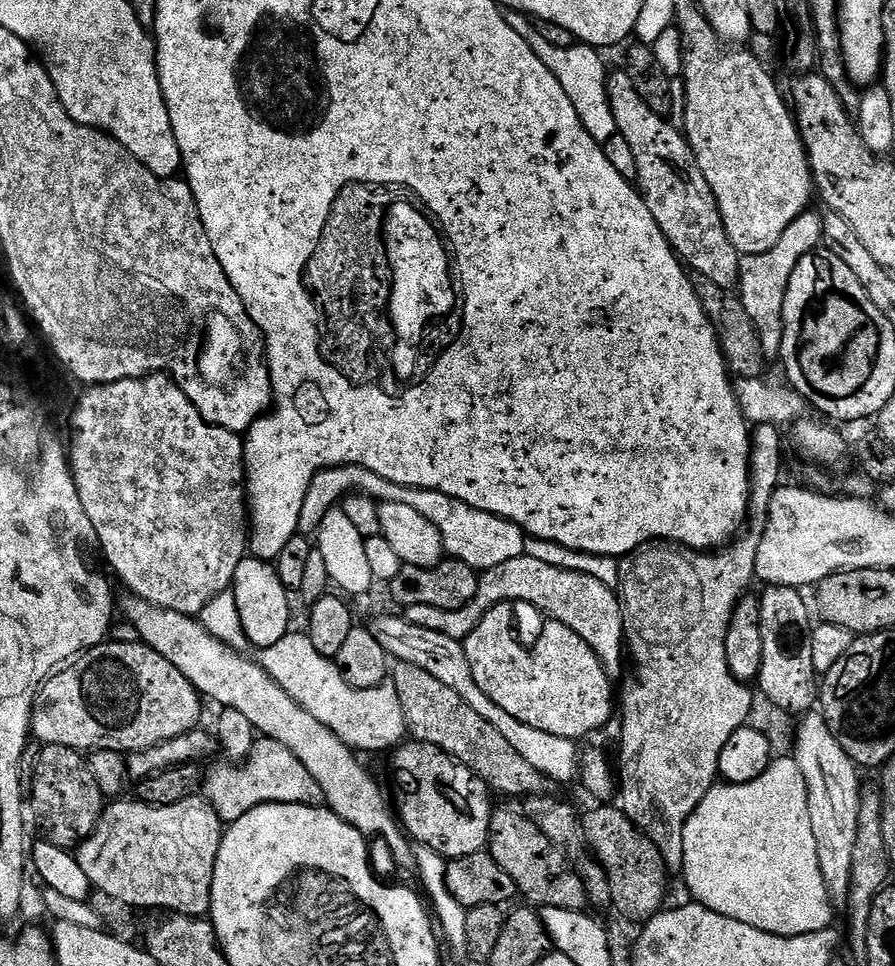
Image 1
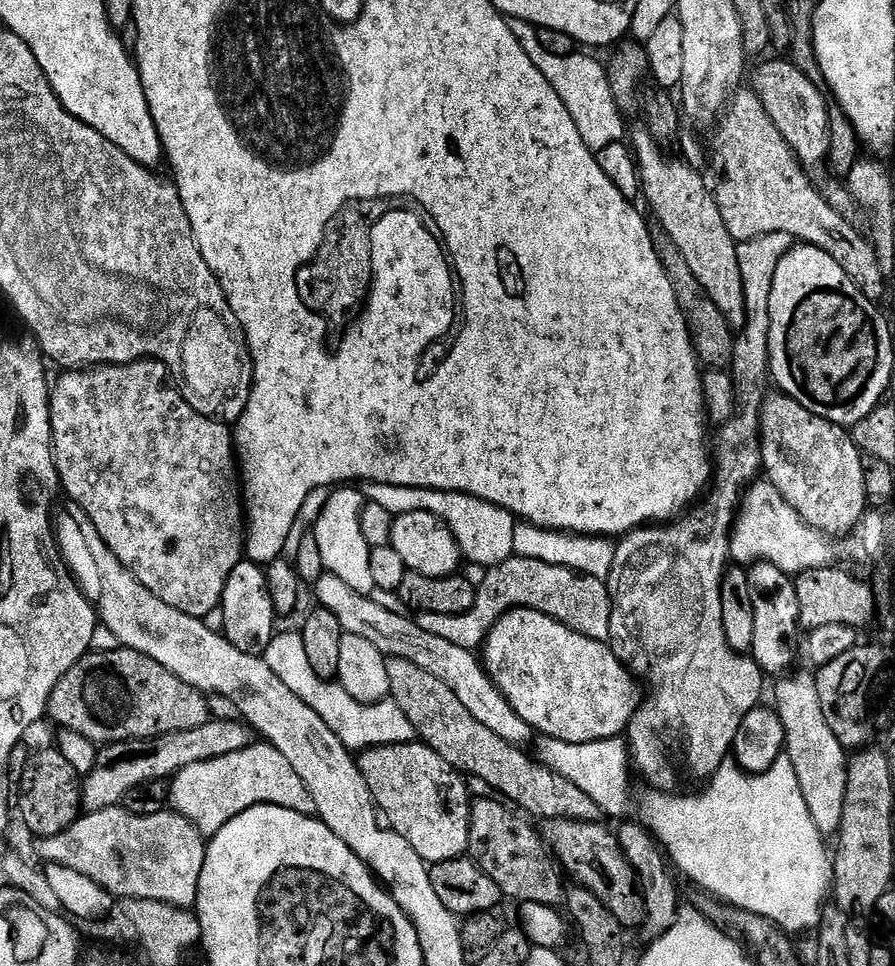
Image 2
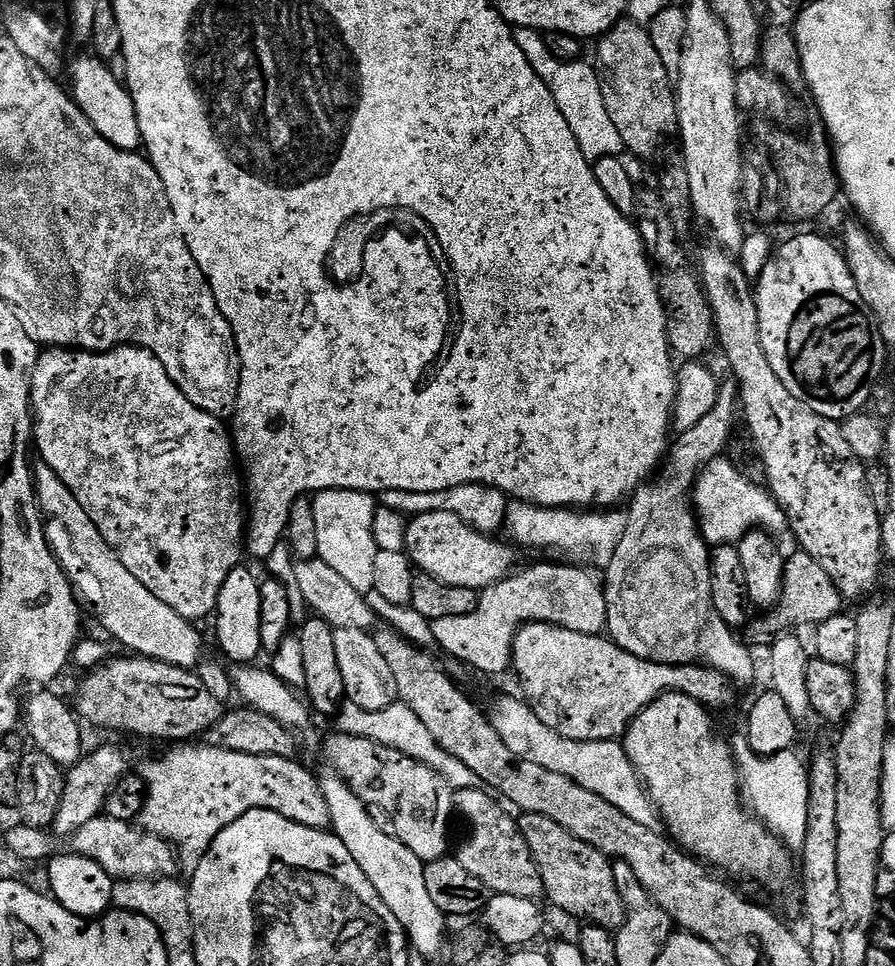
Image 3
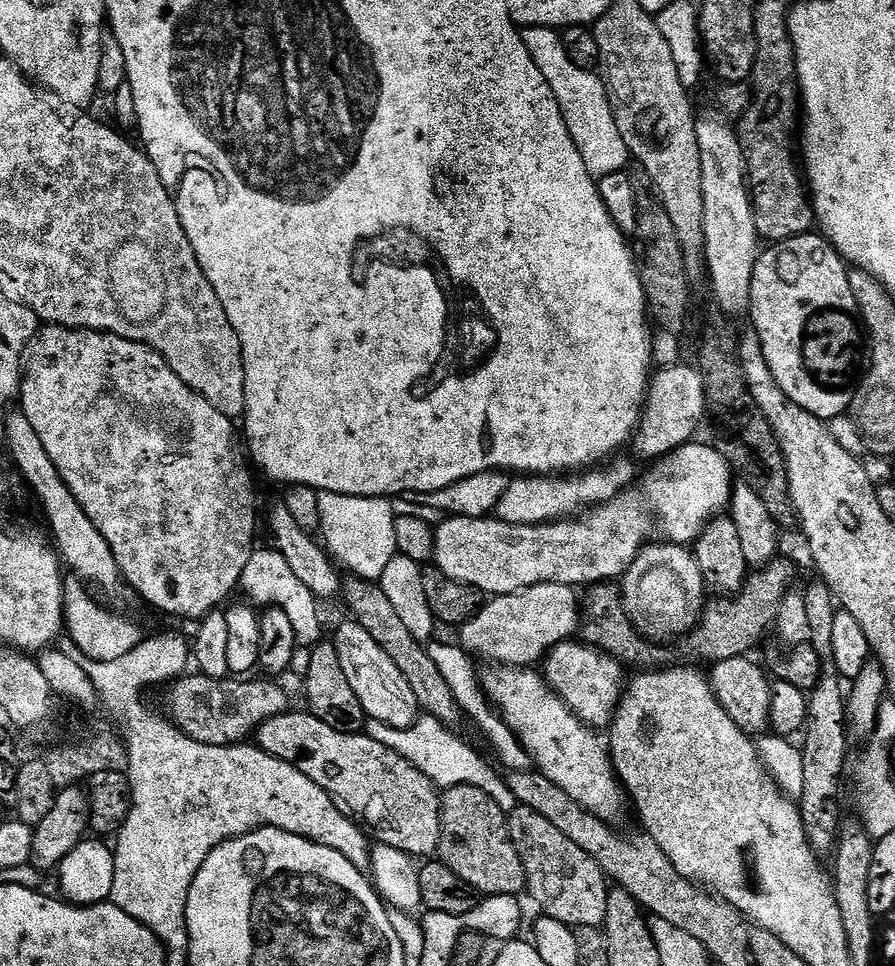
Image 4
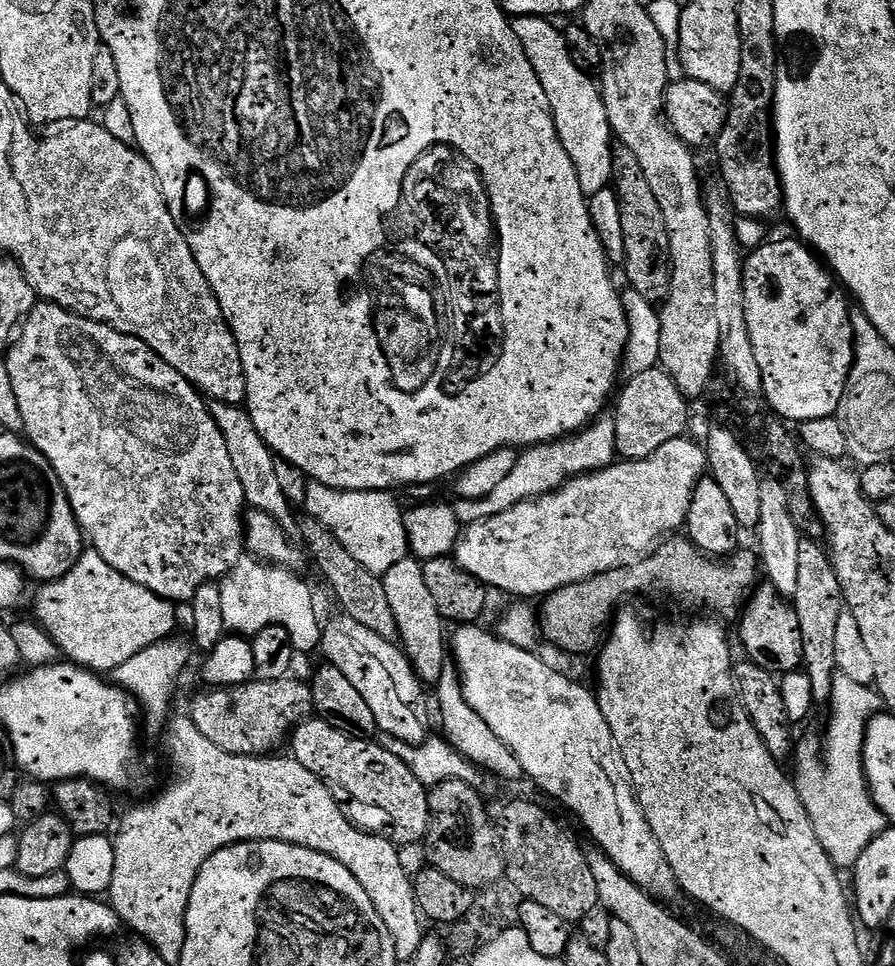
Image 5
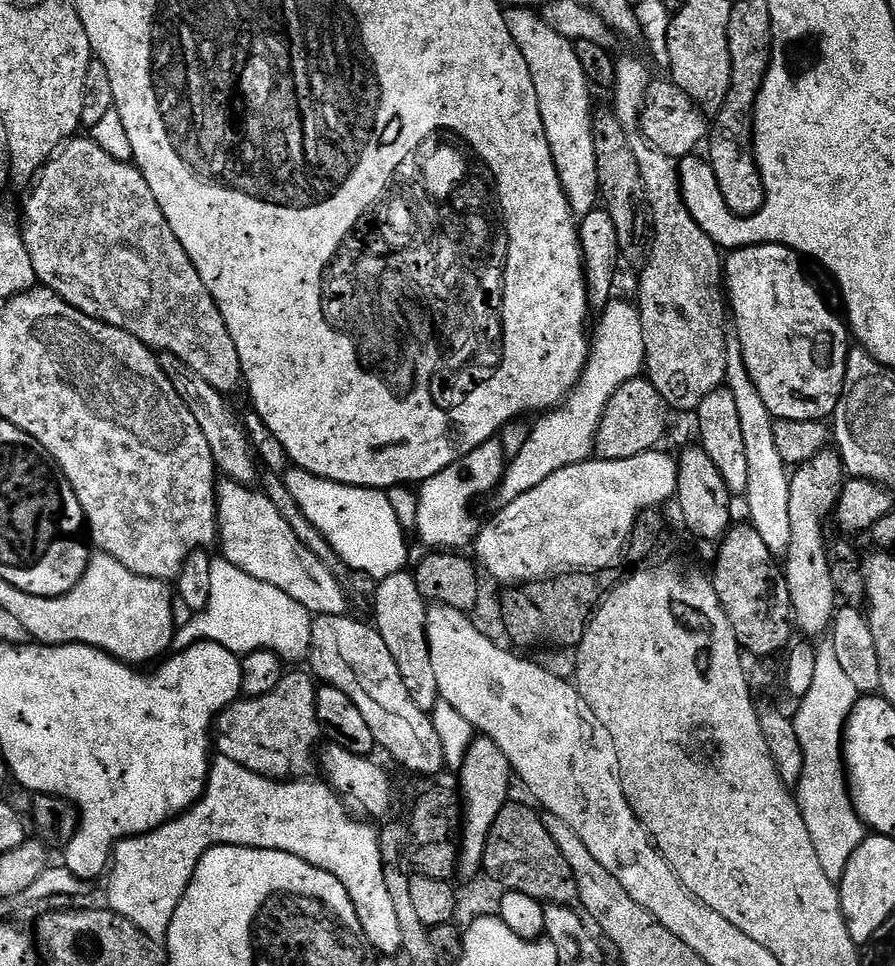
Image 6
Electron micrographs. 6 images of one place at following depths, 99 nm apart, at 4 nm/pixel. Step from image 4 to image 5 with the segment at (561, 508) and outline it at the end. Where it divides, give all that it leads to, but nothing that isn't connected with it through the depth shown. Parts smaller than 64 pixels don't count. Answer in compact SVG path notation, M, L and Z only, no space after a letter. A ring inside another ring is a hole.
M604 414L597 417L587 428L569 437L551 440L549 444L534 444L531 448L525 448L517 455L514 470L510 470L510 475L490 494L486 494L486 498L457 499L454 504L456 516L464 526L486 518L494 518L518 506L523 500L535 500L538 496L555 492L574 476L583 476L585 472L599 472L602 468L608 468L618 456L616 436L615 417Z

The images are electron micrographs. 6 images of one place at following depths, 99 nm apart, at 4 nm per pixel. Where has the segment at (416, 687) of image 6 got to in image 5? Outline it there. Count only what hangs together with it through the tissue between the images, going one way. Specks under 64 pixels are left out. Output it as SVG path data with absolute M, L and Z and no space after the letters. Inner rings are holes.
M406 558L390 566L390 570L383 573L382 579L386 602L390 610L394 610L396 635L402 645L402 651L416 671L416 679L421 685L435 686L442 678L442 670L446 667L450 652L446 647L446 632L444 636L446 621L441 616L438 606L434 606L434 598L424 581L423 563L415 558Z

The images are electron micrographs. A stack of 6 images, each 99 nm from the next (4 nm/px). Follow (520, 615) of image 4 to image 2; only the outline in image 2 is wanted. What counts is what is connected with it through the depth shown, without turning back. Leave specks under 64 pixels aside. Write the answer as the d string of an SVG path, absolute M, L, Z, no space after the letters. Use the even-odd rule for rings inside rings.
M511 556L506 562L498 566L487 569L483 573L484 581L479 581L476 589L476 601L466 614L430 614L421 612L415 617L418 626L422 630L427 630L430 634L435 634L438 638L446 638L446 642L454 642L454 646L462 646L473 650L479 649L484 640L490 634L490 630L511 608L533 608L558 622L562 622L570 630L578 634L586 634L586 638L607 641L610 634L610 614L612 613L612 596L608 592L605 581L584 576L580 572L575 572L562 566L550 566L550 562L538 562L534 558L522 558L521 556Z

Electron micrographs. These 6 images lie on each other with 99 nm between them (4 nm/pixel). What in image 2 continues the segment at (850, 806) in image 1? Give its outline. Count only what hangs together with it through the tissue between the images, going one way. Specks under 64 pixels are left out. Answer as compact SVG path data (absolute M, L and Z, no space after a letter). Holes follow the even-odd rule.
M811 671L799 672L775 681L774 707L786 730L786 754L794 766L794 774L798 774L798 784L802 786L806 806L810 806L810 818L814 818L814 826L818 826L821 836L831 838L839 833L846 810L850 756L838 738L834 738L834 730L830 730L830 725L826 723L826 714L822 714L822 701L818 699L815 675Z

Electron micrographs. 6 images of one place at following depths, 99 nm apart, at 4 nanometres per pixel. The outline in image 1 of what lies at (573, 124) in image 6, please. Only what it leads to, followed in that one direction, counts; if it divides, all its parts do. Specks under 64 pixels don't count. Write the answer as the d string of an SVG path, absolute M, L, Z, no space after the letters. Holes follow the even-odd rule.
M508 10L504 12L504 17L514 30L518 30L518 34L522 34L522 38L526 38L534 54L538 54L538 58L546 62L550 74L554 74L554 78L562 82L562 90L566 90L566 98L574 102L574 110L578 110L578 118L582 118L582 126L586 134L590 134L590 138L597 140L601 146L610 137L617 135L614 110L610 110L610 98L608 97L610 72L609 69L604 69L604 60L600 57L603 55L591 44L574 42L569 48L550 46L550 42L546 42L546 38L538 34L535 23L523 12Z

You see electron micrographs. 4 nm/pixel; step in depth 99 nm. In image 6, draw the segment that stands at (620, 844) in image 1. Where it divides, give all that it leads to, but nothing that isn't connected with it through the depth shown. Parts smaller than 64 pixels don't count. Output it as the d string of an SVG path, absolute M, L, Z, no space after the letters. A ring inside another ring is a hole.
M509 802L498 818L494 818L490 838L486 838L483 871L500 880L507 891L520 891L545 905L575 905L578 897L574 874L570 866L566 866L566 858L562 858L562 850L558 850L558 842L554 842L550 828L540 821L541 813L532 808Z

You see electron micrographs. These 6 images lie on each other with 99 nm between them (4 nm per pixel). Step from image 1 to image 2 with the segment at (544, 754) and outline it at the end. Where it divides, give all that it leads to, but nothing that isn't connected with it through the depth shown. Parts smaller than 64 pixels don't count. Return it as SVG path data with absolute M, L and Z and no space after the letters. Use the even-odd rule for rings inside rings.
M333 572L324 573L324 576L314 585L314 592L316 592L315 603L319 607L330 610L330 614L337 615L338 622L342 622L342 630L346 634L358 634L358 638L366 638L366 642L374 642L374 646L378 646L378 650L384 653L385 657L414 662L414 666L422 666L426 674L434 674L438 682L446 682L446 686L450 686L450 690L458 694L458 702L462 702L462 706L466 706L466 710L470 710L470 714L474 714L474 718L478 718L482 726L494 730L498 738L506 738L506 742L514 746L524 746L527 745L527 740L534 736L533 728L526 722L522 722L522 718L518 718L514 706L510 706L510 702L500 693L500 688L488 677L488 671L484 669L481 657L473 649L454 646L454 642L446 642L446 638L438 638L435 634L422 630L422 626L418 626L411 615L393 614L391 610L378 606L378 602L374 602L371 595L346 586L346 582L342 582L342 578L338 578Z

